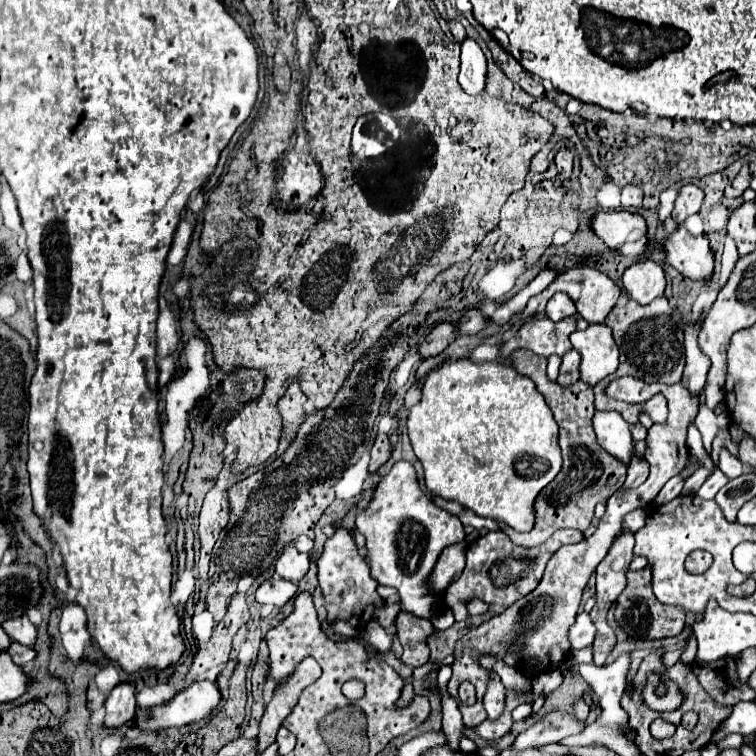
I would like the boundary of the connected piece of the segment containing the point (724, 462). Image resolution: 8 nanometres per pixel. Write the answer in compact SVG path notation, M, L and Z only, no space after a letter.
M722 450L719 456L719 469L730 479L740 476L743 472L743 465L732 456L727 450Z

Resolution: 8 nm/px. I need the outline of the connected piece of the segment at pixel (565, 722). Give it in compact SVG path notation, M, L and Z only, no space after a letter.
M551 712L547 714L541 722L537 722L535 726L531 726L529 730L521 732L515 742L513 742L513 750L527 750L527 748L539 748L543 744L551 744L551 742L559 742L565 736L571 734L579 734L583 730L583 724L579 720L573 720L569 714L563 712Z

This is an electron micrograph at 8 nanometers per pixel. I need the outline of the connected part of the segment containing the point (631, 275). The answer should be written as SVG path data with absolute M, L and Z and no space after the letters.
M641 260L625 270L623 286L631 300L639 304L649 304L665 292L663 268L653 260Z

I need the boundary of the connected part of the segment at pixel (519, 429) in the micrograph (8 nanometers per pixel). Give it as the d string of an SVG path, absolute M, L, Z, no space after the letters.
M465 358L455 360L455 362L445 362L441 364L437 370L429 372L423 386L421 386L421 402L415 404L409 410L407 416L407 432L409 432L409 440L413 446L415 456L421 460L423 470L425 470L425 484L427 490L435 496L441 496L445 500L455 500L461 506L473 510L475 514L483 516L483 518L493 518L499 522L505 522L507 526L511 526L517 532L529 532L533 528L533 520L535 520L535 498L539 496L539 492L559 474L561 470L561 450L557 444L557 422L553 420L551 408L545 404L543 396L539 394L535 382L523 374L519 374L515 368L499 364L499 362L485 362L485 364L473 364Z

